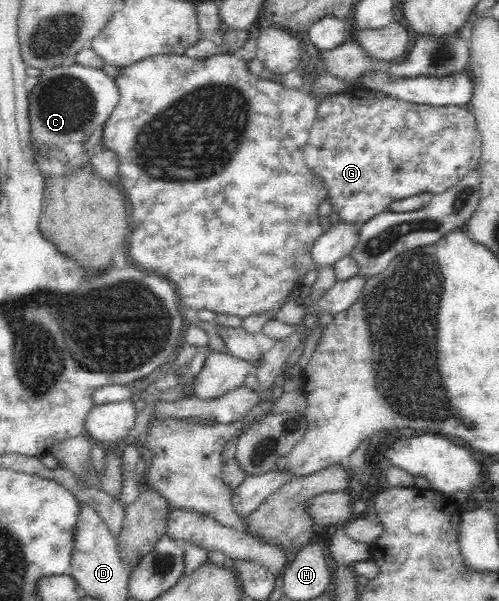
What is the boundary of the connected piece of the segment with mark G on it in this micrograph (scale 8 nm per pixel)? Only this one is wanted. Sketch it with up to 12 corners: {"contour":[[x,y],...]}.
{"contour":[[349,86],[306,165],[364,223],[479,165],[467,106]]}

